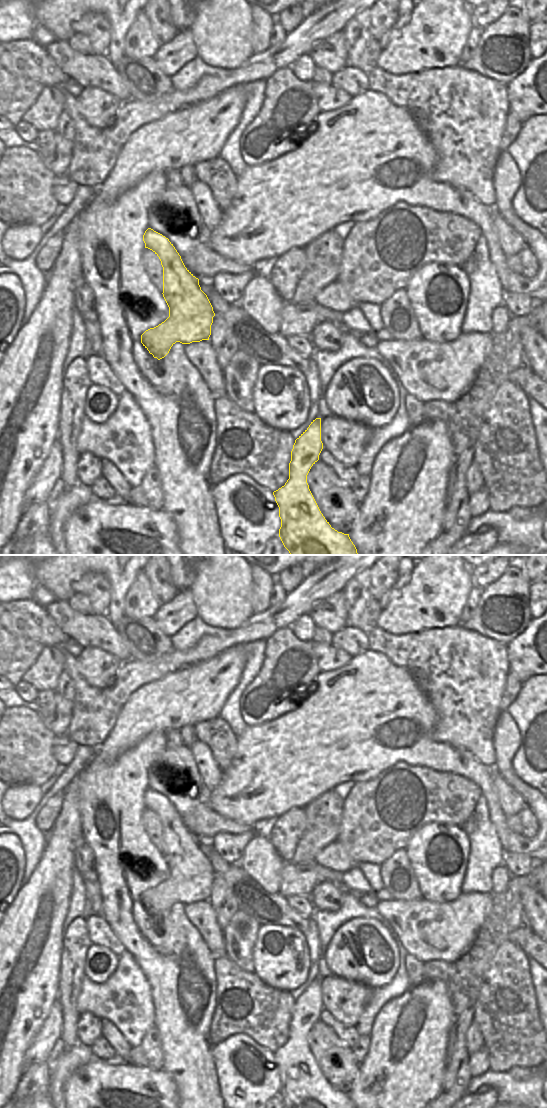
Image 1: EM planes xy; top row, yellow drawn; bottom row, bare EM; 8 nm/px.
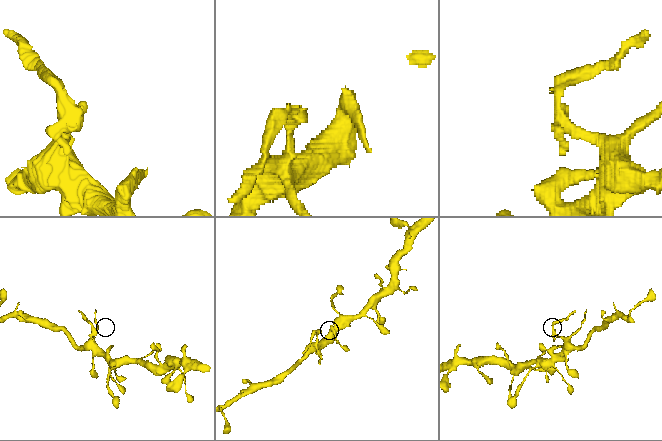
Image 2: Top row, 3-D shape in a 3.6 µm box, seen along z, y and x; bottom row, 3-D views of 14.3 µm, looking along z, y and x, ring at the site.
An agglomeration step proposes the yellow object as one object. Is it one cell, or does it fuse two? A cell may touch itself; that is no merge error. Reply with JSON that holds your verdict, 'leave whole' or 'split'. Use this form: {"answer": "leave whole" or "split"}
{"answer": "split"}

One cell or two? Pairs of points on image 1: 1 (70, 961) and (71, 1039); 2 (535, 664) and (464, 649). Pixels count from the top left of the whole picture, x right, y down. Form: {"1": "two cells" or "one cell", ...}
{"1": "one cell", "2": "two cells"}

